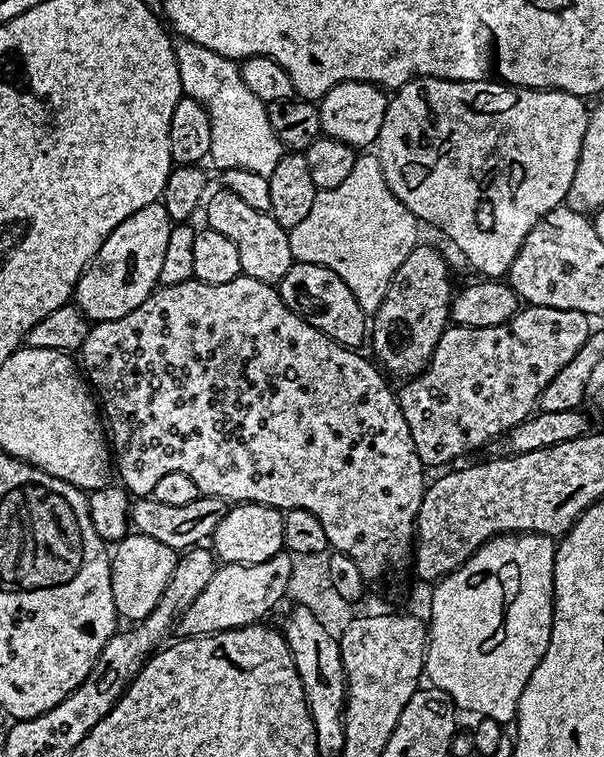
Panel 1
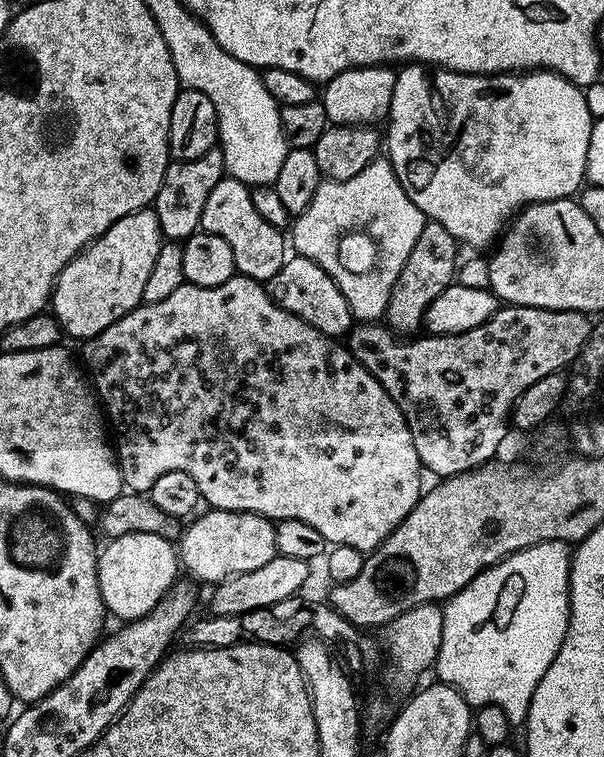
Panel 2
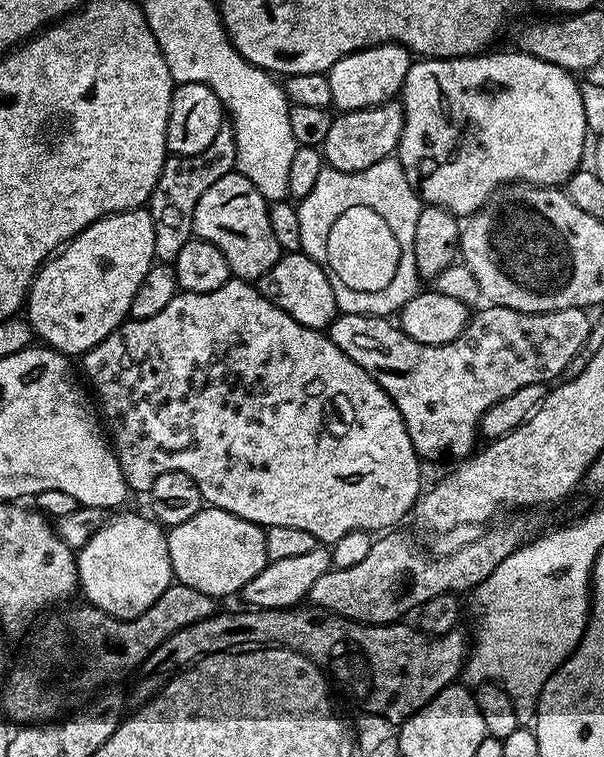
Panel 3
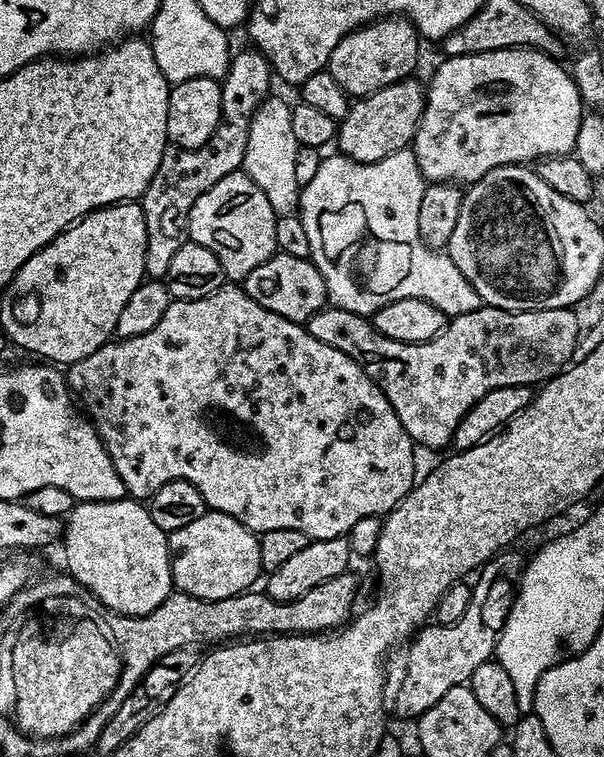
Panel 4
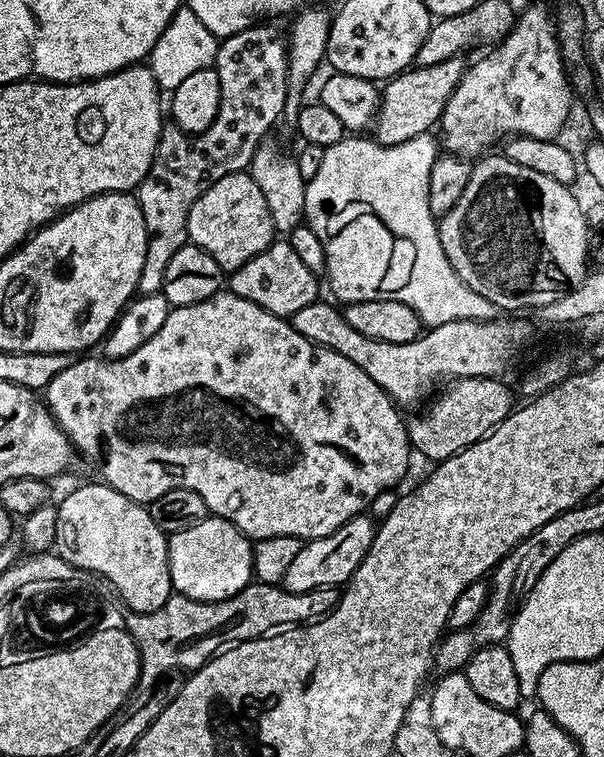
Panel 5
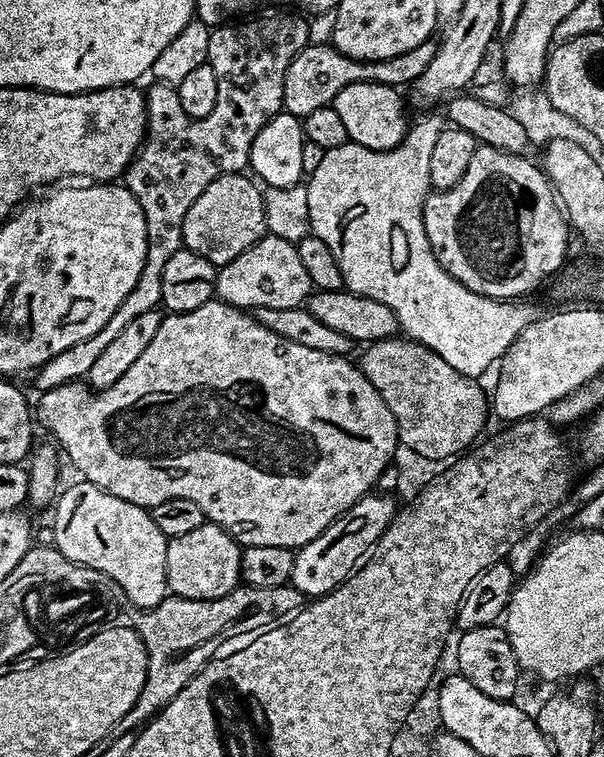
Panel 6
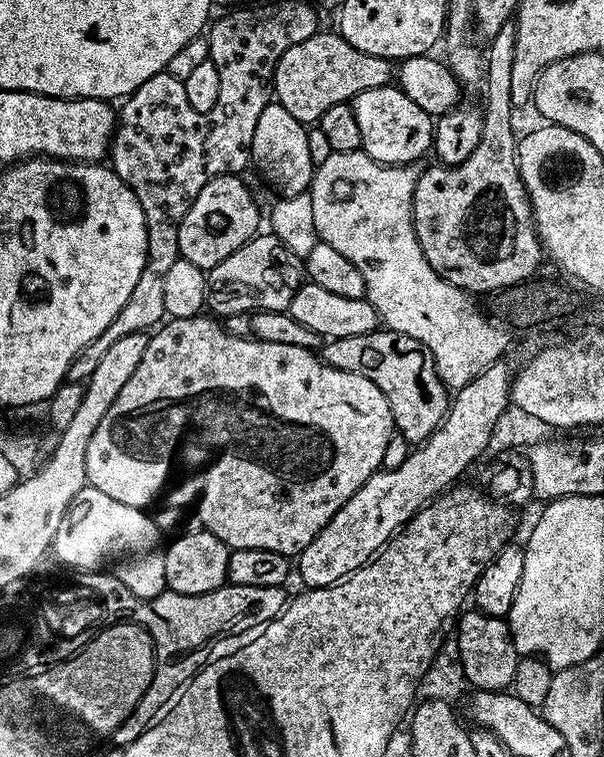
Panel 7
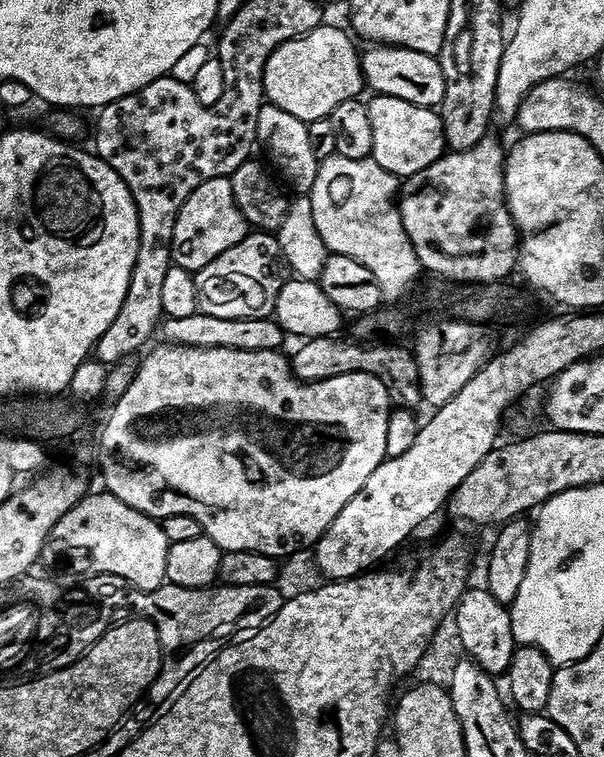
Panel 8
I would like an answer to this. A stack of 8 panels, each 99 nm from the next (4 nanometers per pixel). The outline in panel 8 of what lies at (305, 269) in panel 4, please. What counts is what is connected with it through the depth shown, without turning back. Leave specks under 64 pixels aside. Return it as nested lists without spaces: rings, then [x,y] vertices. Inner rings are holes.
[[[252,230],[242,238],[242,242],[238,242],[238,246],[230,246],[230,250],[222,250],[222,254],[214,258],[214,262],[202,266],[202,270],[198,270],[194,275],[196,277],[196,306],[199,311],[210,314],[214,318],[271,317],[272,307],[278,298],[278,290],[282,290],[286,279],[282,246],[273,233]]]

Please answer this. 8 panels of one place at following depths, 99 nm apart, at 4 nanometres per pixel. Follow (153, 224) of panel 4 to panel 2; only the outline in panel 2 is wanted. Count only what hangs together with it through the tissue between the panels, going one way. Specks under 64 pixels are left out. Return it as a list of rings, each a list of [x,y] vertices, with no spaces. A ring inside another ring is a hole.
[[[219,146],[206,150],[206,154],[198,158],[172,160],[168,163],[166,174],[162,174],[162,186],[158,186],[154,201],[160,235],[165,241],[183,242],[201,231],[202,209],[206,207],[206,198],[210,198],[210,190],[214,190],[214,186],[218,186],[218,182],[225,176],[224,155]]]

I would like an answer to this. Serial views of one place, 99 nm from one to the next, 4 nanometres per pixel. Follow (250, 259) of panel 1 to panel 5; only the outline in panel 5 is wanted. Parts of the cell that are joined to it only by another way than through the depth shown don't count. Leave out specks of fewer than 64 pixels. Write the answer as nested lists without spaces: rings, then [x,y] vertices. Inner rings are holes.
[[[247,171],[218,178],[218,182],[214,182],[214,186],[210,186],[210,190],[206,190],[190,210],[189,241],[206,250],[225,274],[238,270],[238,266],[265,252],[274,242],[272,235],[274,229],[266,198],[262,198],[258,182],[254,182]]]

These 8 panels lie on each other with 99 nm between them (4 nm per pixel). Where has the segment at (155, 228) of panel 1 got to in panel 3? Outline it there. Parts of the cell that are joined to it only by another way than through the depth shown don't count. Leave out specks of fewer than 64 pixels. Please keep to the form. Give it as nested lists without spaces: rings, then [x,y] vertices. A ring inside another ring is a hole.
[[[147,207],[102,217],[36,269],[26,301],[28,325],[55,352],[83,357],[129,319],[130,302],[155,260],[154,222]]]

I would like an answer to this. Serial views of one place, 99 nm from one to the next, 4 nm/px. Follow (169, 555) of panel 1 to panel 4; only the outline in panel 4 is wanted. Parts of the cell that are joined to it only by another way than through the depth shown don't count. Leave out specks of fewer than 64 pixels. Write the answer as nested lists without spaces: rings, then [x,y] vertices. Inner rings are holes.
[[[135,499],[77,503],[66,516],[63,544],[67,575],[77,580],[85,593],[93,592],[105,604],[108,612],[118,612],[122,616],[145,616],[174,590],[167,535],[156,525],[154,518],[150,518],[147,507]]]

